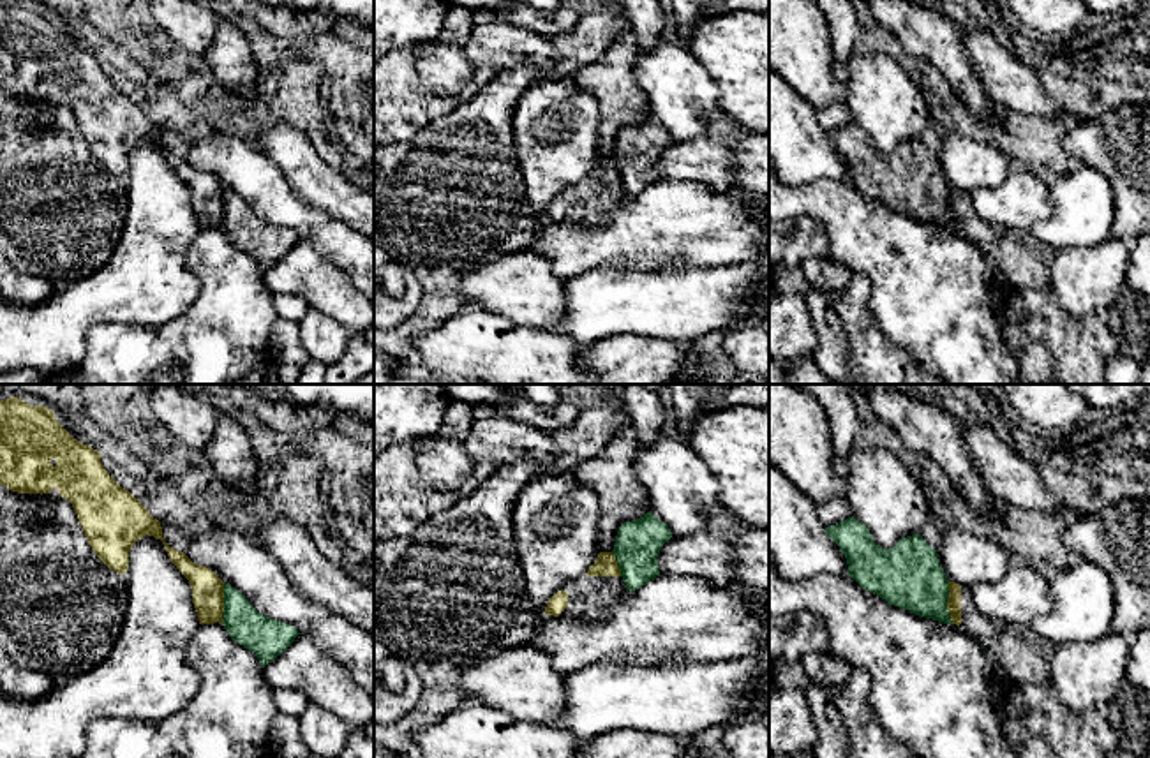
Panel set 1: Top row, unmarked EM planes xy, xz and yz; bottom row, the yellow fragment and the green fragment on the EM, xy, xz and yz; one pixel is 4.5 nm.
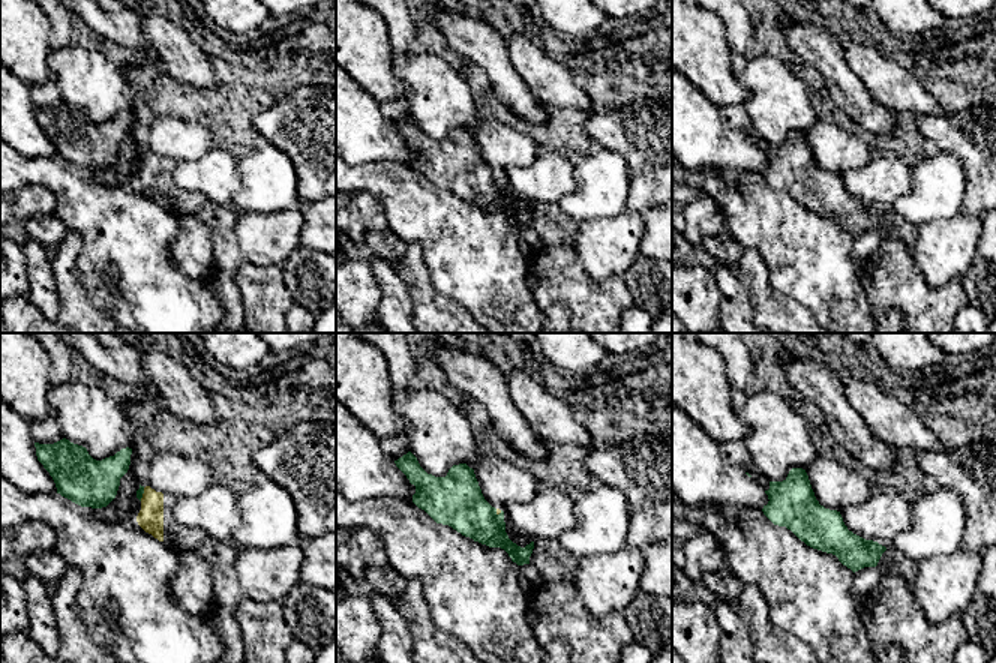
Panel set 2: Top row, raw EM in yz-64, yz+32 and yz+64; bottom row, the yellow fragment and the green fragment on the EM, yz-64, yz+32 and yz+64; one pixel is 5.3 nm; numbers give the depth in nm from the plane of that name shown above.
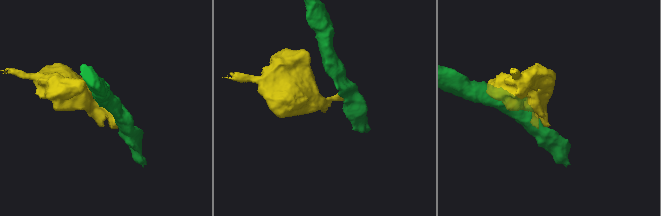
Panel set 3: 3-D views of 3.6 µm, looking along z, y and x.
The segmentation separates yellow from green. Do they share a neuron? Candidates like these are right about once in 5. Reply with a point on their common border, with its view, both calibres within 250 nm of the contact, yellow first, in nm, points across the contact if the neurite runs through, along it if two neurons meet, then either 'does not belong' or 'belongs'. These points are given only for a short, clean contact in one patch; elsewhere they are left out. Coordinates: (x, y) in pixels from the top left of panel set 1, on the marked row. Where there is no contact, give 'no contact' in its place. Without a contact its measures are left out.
meets yellow in xy at (223, 603); 140 nm thick on the yellow side, 180 nm on the other; border along xy (224, 582), (221, 623); does not belong

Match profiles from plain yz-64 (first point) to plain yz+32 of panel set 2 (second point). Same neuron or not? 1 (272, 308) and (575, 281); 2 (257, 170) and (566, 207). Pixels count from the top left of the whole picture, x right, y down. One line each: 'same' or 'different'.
1: same
2: same

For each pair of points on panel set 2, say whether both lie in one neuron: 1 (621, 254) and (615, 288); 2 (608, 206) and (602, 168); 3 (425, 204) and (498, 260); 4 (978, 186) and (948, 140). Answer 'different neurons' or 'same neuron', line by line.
1: different neurons
2: same neuron
3: same neuron
4: same neuron

